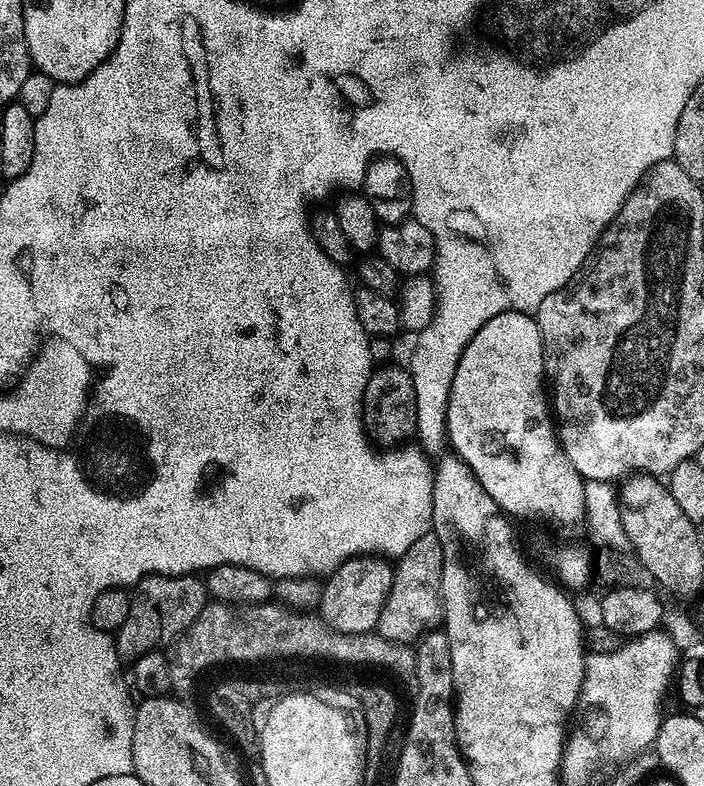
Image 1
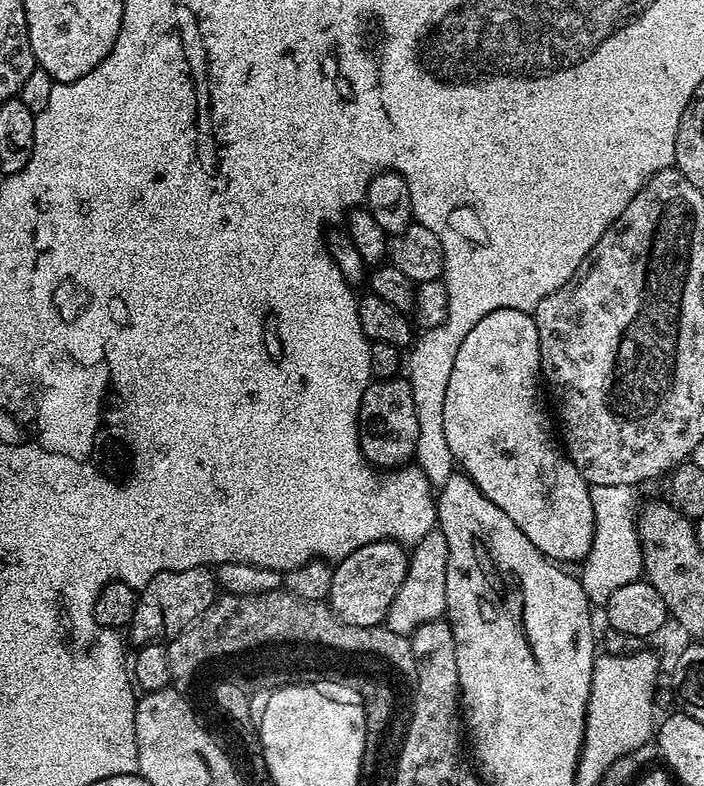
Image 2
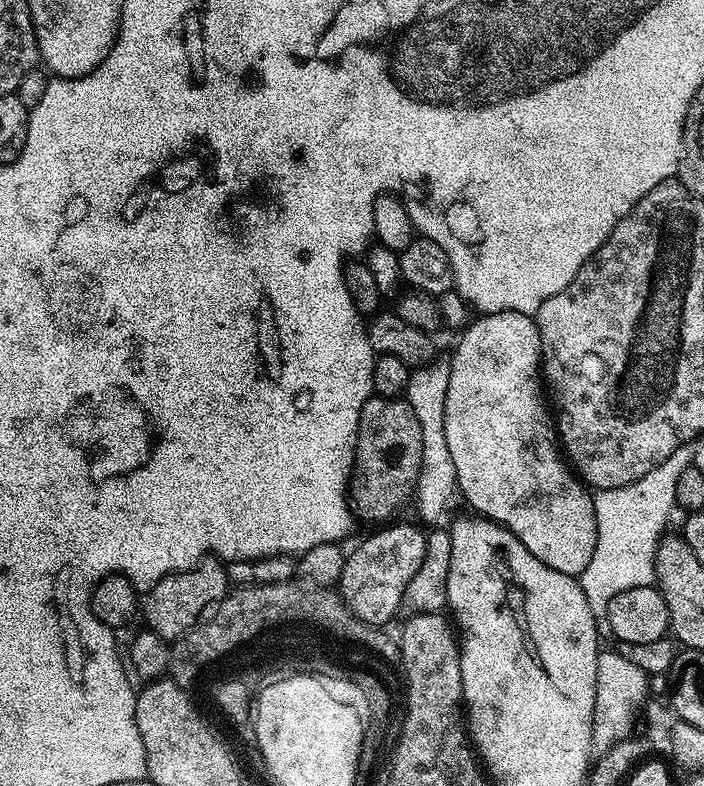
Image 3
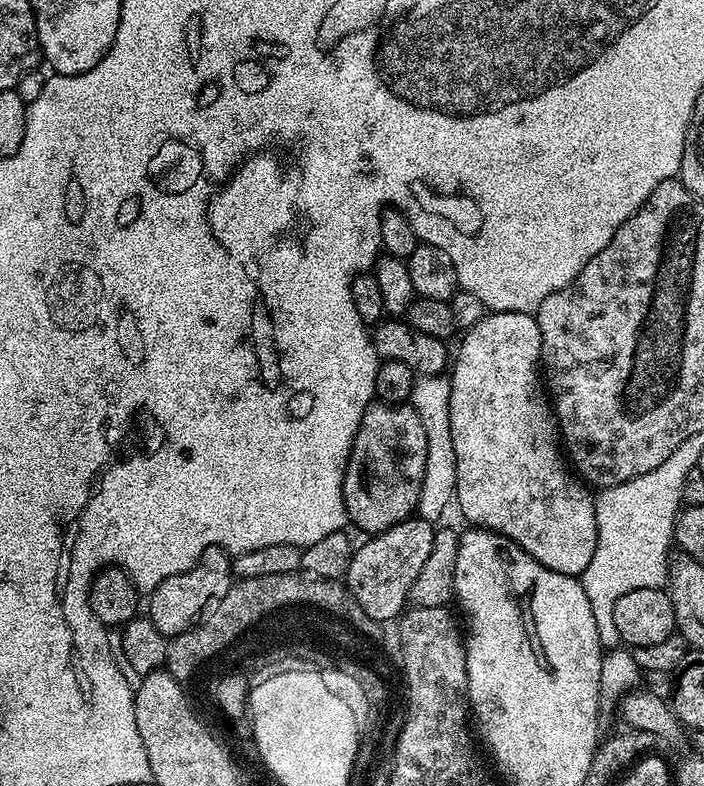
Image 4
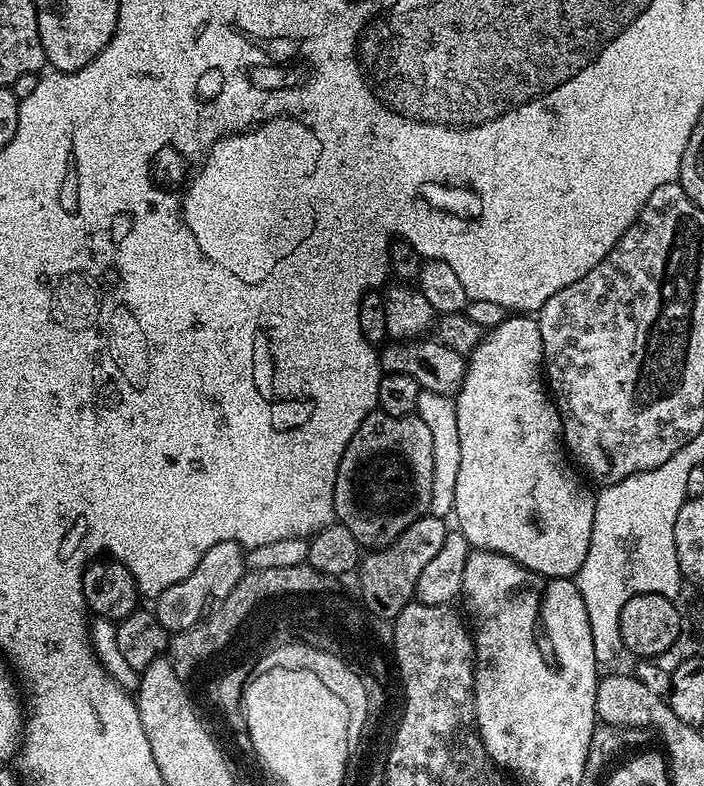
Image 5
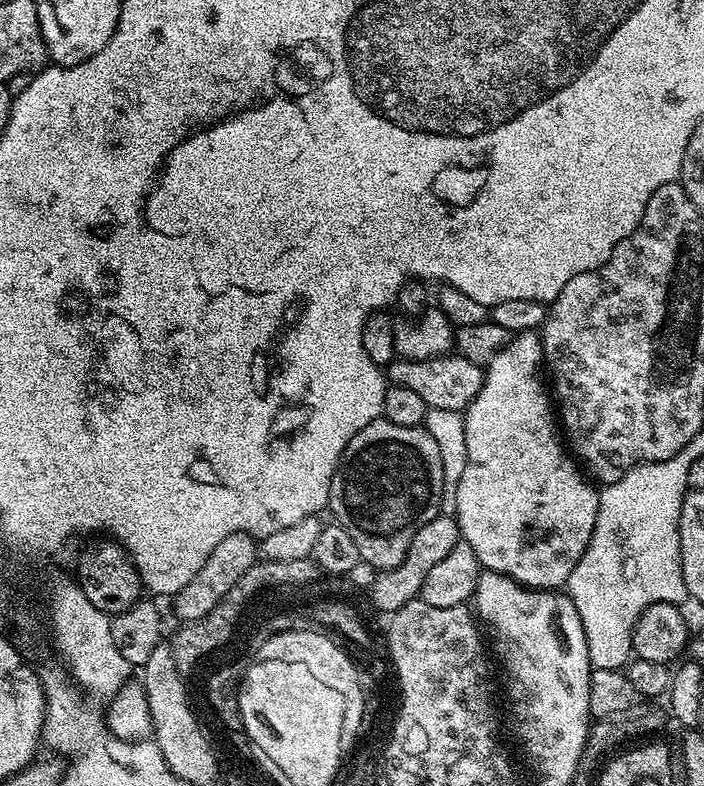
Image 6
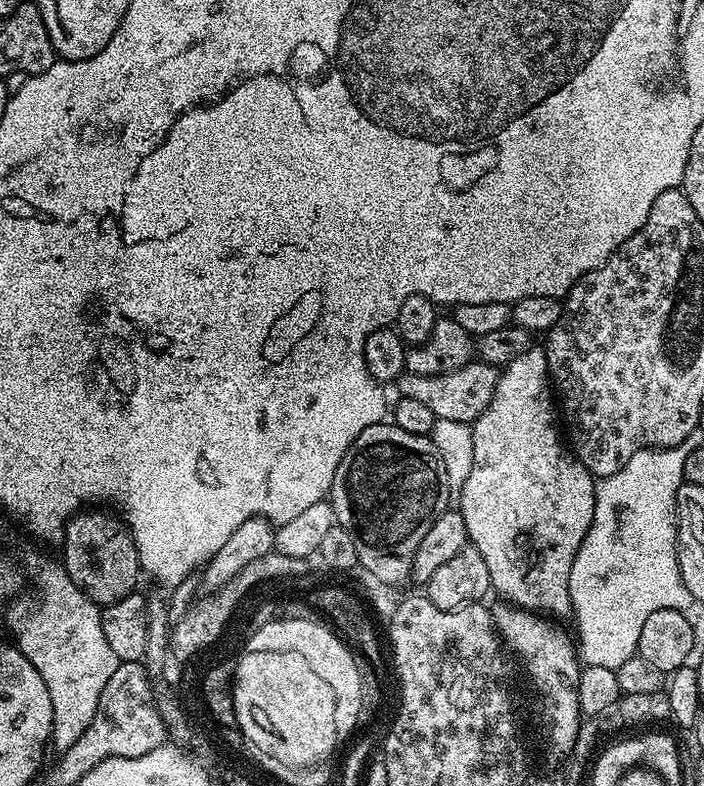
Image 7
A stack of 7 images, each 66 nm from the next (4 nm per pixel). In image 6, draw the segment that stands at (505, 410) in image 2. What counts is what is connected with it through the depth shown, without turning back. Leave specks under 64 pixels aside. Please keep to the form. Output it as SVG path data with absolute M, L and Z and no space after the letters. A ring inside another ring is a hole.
M518 332L509 339L503 348L500 348L492 355L491 362L484 368L482 390L478 390L474 402L470 402L462 413L464 425L466 426L466 454L468 455L468 461L466 462L466 471L462 473L462 482L458 482L455 518L456 524L460 528L463 543L472 547L481 569L500 572L512 580L517 580L525 588L560 590L567 585L574 566L578 566L578 558L582 558L582 554L594 534L594 522L598 518L600 494L597 485L585 475L581 465L570 455L569 449L562 439L562 428L558 423L557 413L554 411L553 397L550 395L545 381L544 384L540 381L540 372L542 376L544 367L544 343L541 342L539 335L536 332Z

